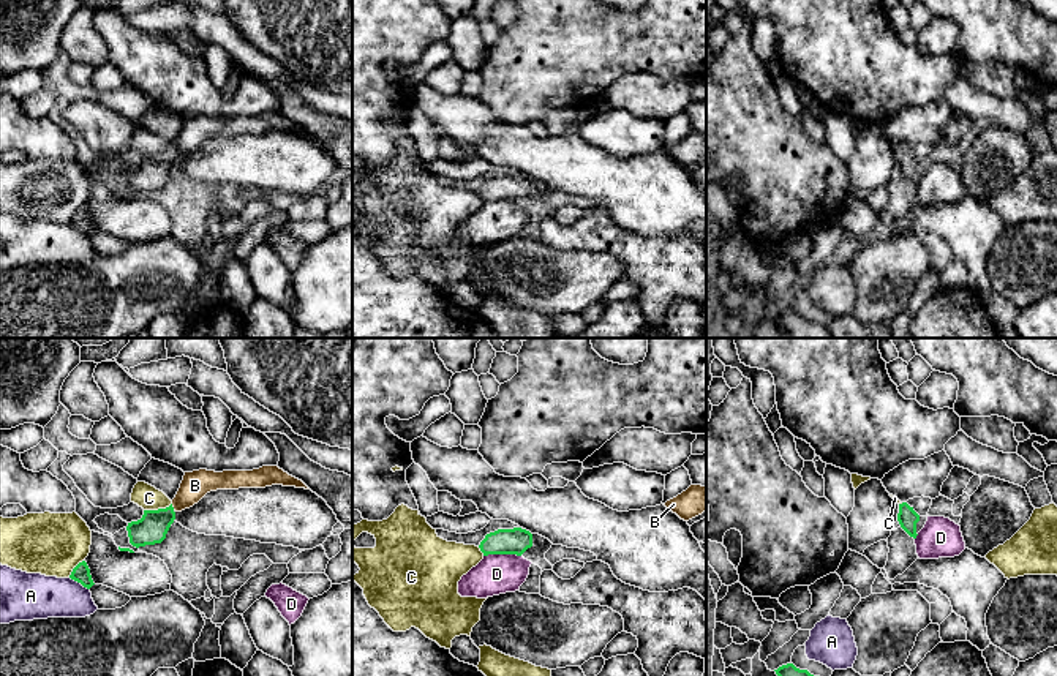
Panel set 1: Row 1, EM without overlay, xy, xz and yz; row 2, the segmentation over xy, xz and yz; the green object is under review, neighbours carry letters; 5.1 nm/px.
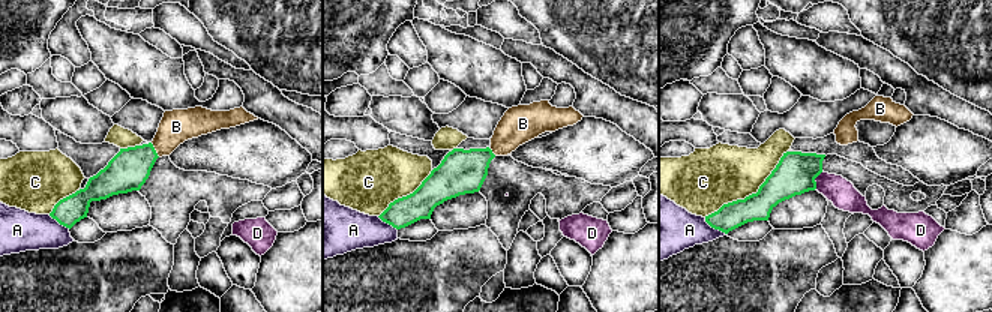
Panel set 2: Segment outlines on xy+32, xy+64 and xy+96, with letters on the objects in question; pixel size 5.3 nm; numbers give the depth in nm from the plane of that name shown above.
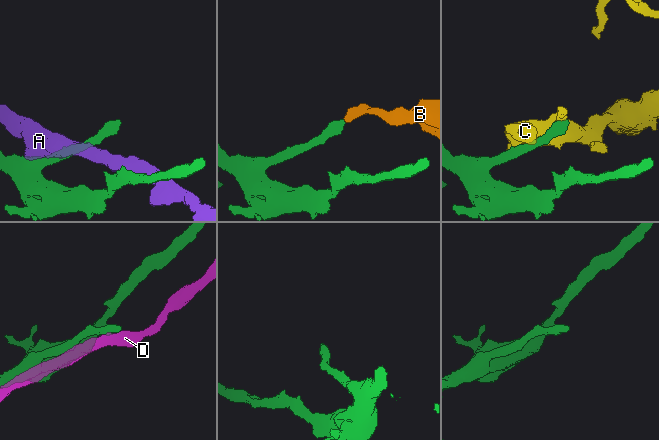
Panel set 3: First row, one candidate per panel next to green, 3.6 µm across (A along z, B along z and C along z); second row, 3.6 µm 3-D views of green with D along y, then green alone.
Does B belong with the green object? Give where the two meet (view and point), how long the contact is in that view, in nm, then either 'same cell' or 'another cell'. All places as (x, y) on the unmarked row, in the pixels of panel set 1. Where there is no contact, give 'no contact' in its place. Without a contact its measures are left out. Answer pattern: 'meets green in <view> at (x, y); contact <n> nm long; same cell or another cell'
meets green in xy at (173, 153); contact 40 nm long; same cell

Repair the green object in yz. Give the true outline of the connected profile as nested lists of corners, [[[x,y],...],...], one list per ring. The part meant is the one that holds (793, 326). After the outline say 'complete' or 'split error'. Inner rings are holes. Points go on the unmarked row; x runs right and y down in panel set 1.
[[[787,310],[774,316],[788,338],[831,338],[826,325]]] | complete

